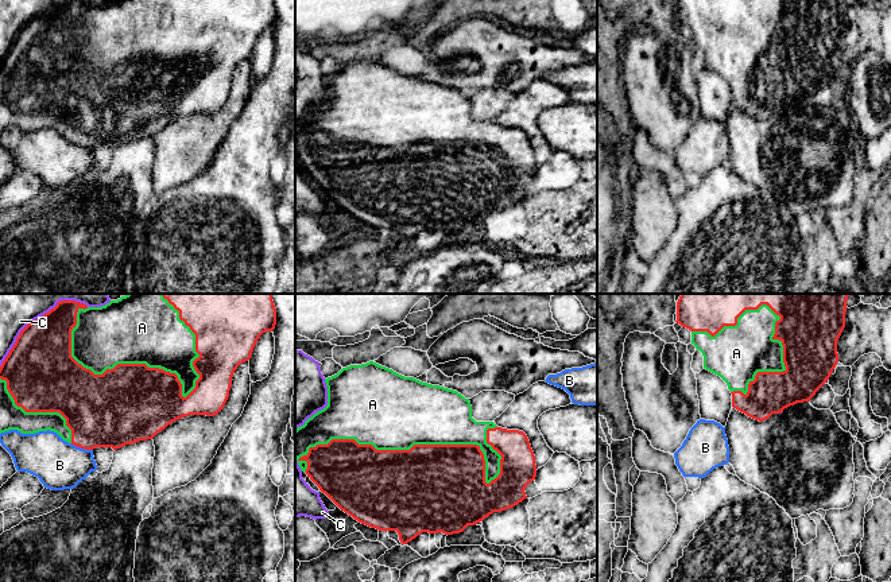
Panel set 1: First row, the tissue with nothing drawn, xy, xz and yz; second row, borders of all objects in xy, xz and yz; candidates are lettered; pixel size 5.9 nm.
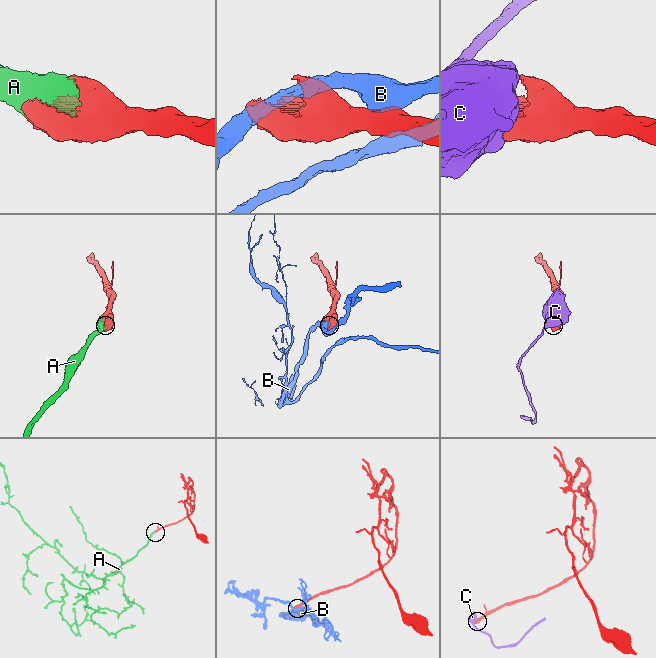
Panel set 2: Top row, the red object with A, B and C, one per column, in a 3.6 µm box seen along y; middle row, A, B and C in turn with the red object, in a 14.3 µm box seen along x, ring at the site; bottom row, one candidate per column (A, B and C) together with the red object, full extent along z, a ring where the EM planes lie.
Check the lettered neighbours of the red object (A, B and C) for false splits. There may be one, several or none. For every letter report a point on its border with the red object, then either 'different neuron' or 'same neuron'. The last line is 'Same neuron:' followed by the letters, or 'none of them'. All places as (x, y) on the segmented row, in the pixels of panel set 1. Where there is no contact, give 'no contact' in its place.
A: xz (419, 445) | same neuron
B: xy (81, 447) | different neuron
C: xy (38, 318) | different neuron
Same neuron: A

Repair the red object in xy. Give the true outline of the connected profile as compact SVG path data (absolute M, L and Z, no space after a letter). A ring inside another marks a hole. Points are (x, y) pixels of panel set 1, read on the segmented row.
M127 294L101 307L88 307L75 300L61 300L44 315L28 323L0 366L0 434L18 430L22 434L54 431L63 441L85 449L120 449L139 441L152 439L173 422L189 415L217 415L225 406L237 366L248 361L253 348L266 331L276 325L272 294Z

